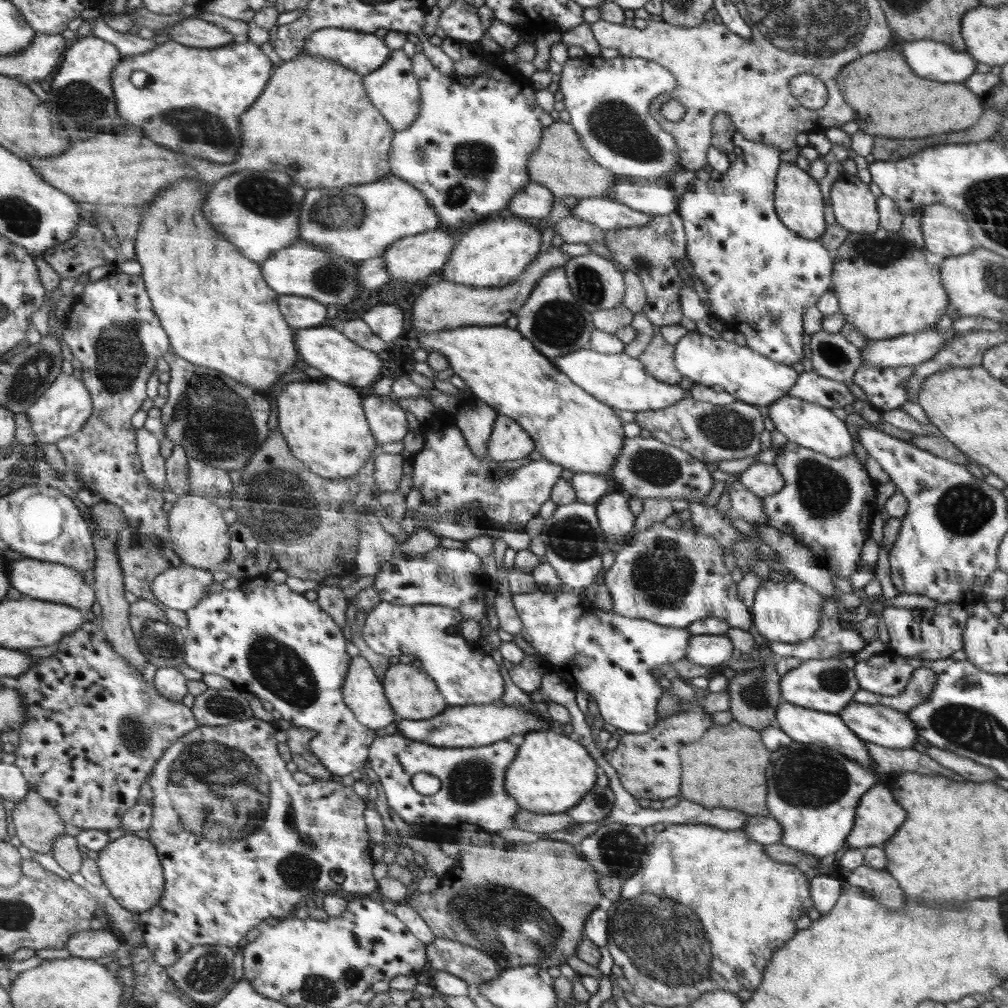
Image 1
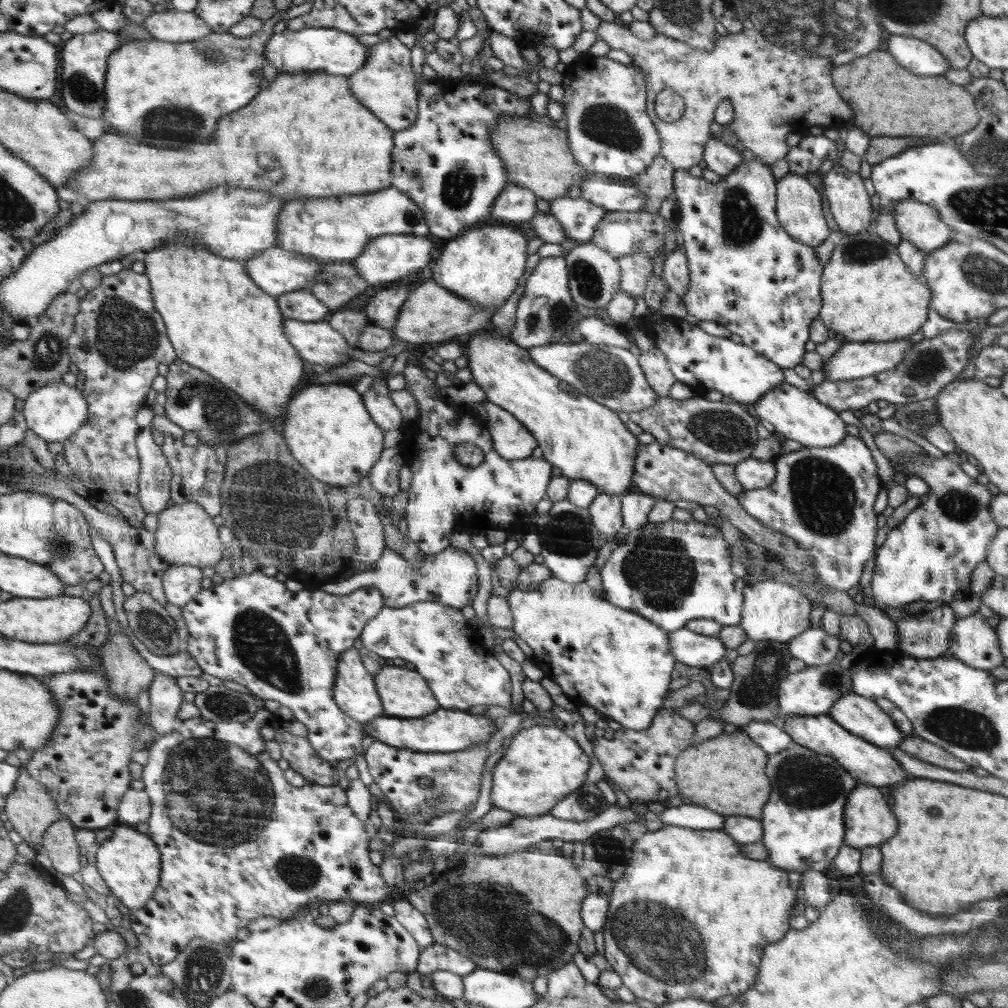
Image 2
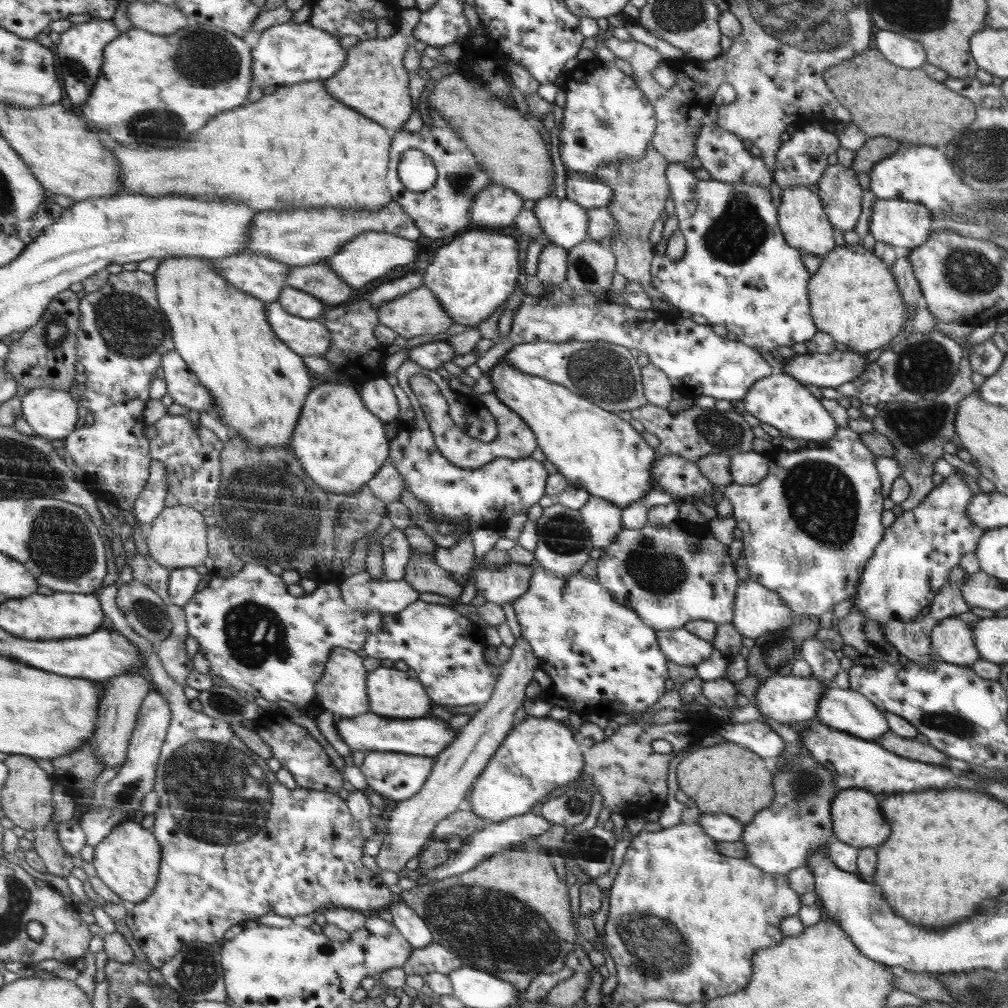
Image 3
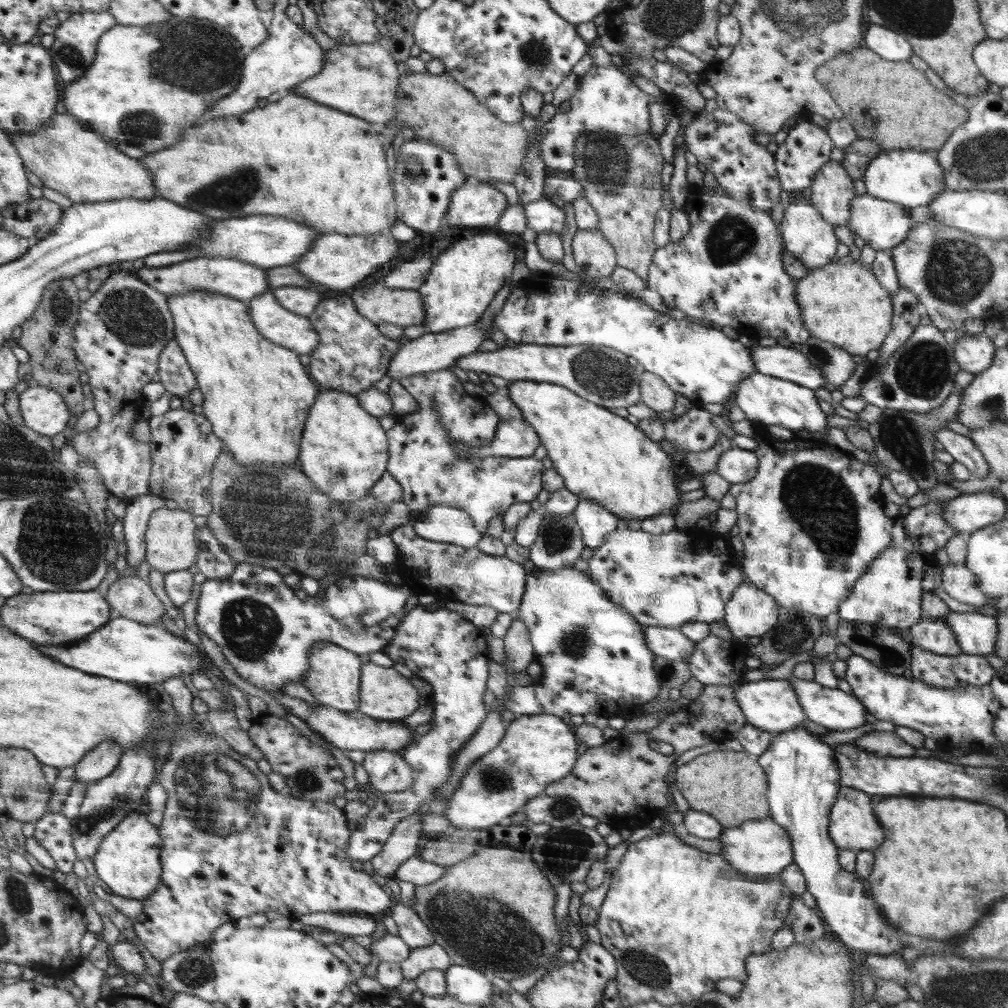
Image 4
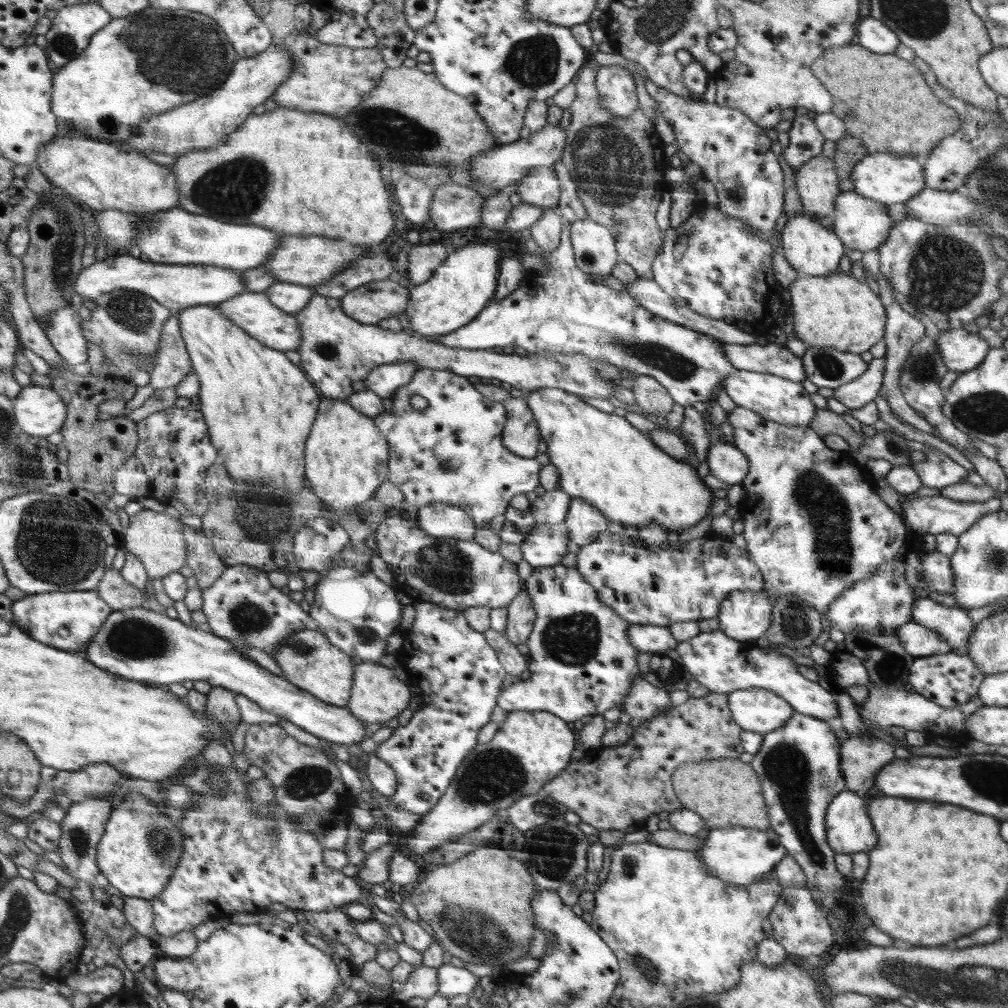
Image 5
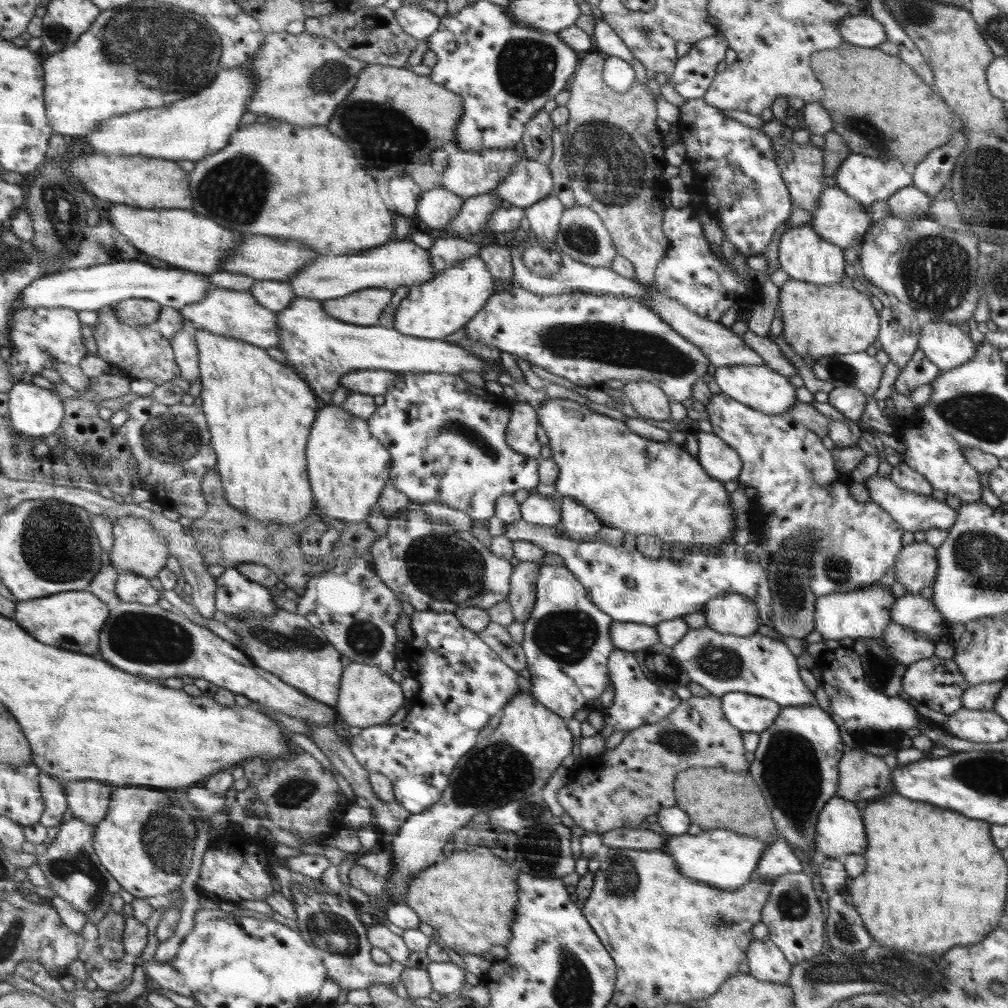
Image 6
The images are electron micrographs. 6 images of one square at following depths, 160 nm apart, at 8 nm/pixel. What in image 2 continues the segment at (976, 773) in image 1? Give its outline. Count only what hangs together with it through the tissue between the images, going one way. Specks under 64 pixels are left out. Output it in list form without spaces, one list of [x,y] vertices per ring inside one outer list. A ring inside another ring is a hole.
[[[911,734],[904,738],[904,741],[898,747],[900,750],[908,752],[920,760],[932,762],[932,764],[942,766],[942,768],[952,768],[952,770],[968,770],[970,768],[968,763],[964,764],[962,760],[958,760],[952,754],[948,754],[946,750],[942,750],[941,746],[926,742],[916,734]]]

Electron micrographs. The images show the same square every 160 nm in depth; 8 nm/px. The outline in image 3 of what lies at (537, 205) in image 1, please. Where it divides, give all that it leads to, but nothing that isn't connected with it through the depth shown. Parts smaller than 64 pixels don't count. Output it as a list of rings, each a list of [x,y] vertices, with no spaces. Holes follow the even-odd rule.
[[[492,183],[474,198],[472,224],[506,227],[514,222],[523,209],[523,201],[524,198],[517,192]]]

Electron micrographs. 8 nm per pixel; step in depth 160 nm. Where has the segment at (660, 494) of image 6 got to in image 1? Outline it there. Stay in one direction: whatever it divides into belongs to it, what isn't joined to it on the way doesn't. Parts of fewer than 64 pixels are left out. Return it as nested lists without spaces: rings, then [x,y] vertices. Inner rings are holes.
[[[506,324],[502,325],[484,325],[484,326],[460,326],[456,328],[447,328],[446,330],[439,330],[438,332],[431,332],[430,334],[418,334],[417,341],[422,344],[422,348],[426,348],[427,352],[440,351],[442,355],[446,356],[449,360],[449,366],[453,368],[455,374],[458,374],[466,386],[470,387],[473,396],[482,399],[487,402],[492,408],[495,408],[499,414],[508,415],[510,418],[515,419],[520,426],[523,426],[523,430],[534,440],[536,444],[536,452],[539,452],[544,459],[549,462],[559,463],[564,469],[571,471],[572,473],[591,473],[601,475],[612,483],[612,466],[615,465],[616,459],[619,458],[620,451],[623,450],[623,441],[625,430],[622,430],[622,436],[620,436],[620,420],[618,416],[612,412],[612,407],[600,402],[595,395],[588,394],[588,391],[584,390],[579,384],[572,382],[571,378],[568,378],[567,374],[564,374],[559,367],[544,355],[534,343],[528,339],[521,331],[517,329],[511,329]]]

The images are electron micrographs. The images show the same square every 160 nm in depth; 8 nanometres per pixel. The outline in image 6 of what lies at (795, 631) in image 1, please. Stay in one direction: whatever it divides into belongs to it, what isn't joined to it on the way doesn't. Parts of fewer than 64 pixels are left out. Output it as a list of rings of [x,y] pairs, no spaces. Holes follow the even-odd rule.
[[[740,593],[716,597],[708,603],[704,613],[706,627],[739,637],[750,637],[762,622],[758,605]]]

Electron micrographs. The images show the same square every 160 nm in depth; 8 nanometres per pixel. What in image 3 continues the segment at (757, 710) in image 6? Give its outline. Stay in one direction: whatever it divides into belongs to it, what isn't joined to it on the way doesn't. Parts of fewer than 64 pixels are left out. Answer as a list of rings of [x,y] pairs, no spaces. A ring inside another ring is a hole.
[[[775,675],[767,678],[754,694],[754,702],[757,702],[757,708],[760,714],[766,719],[774,719],[782,724],[792,724],[803,720],[814,720],[818,714],[818,704],[826,693],[828,684],[822,679],[814,676],[802,678],[800,676]]]

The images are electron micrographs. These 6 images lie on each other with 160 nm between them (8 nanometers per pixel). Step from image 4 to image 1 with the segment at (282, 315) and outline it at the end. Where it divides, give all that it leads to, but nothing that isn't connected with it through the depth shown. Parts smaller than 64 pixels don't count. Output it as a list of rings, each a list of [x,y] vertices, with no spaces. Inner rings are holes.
[[[320,324],[316,328],[300,328],[296,331],[295,338],[300,356],[306,360],[306,364],[318,368],[338,382],[364,387],[372,386],[381,378],[382,359],[378,353],[352,342],[352,339],[349,339],[343,331],[336,330],[334,326]]]

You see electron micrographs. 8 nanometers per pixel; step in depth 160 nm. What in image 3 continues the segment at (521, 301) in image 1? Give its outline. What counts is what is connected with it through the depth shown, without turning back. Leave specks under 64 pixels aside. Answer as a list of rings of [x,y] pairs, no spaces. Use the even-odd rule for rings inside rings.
[[[424,285],[419,286],[412,293],[405,294],[402,297],[393,298],[387,304],[378,305],[375,308],[379,317],[379,324],[383,324],[388,328],[397,332],[398,335],[406,339],[418,336],[419,334],[438,334],[445,332],[454,324],[454,319],[450,317],[450,313],[446,311],[446,307],[438,299],[438,295]]]

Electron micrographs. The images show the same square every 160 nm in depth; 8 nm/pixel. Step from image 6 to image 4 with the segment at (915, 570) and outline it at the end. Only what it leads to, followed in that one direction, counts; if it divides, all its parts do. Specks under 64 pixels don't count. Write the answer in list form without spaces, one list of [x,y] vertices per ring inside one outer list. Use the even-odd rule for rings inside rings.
[[[950,563],[949,566],[941,569],[941,586],[948,596],[976,607],[984,606],[994,598],[979,589],[980,580],[976,579],[976,575],[972,574],[964,564]]]

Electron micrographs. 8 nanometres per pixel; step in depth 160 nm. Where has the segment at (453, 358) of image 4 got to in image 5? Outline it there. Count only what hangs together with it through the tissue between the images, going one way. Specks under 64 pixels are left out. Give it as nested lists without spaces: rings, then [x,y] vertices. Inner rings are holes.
[[[563,223],[560,244],[550,252],[550,286],[520,298],[518,290],[506,298],[492,298],[483,312],[462,329],[443,335],[440,344],[455,349],[486,350],[495,346],[520,346],[528,353],[560,352],[591,355],[629,372],[658,379],[676,404],[692,407],[694,402],[712,401],[712,392],[722,380],[737,371],[726,357],[723,341],[680,323],[670,322],[644,307],[630,294],[603,284],[594,286],[575,262],[570,225]],[[395,362],[379,366],[368,377],[364,377],[363,382],[368,390],[382,398],[392,397],[397,389],[411,381],[418,370],[420,366],[415,362]]]

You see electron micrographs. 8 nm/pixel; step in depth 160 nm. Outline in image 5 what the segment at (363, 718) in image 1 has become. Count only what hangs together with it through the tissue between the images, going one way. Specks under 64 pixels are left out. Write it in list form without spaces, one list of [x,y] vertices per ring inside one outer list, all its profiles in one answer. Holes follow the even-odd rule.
[[[304,628],[271,657],[280,666],[288,682],[295,683],[324,702],[334,706],[348,706],[354,686],[354,664],[348,654],[332,643],[327,635]]]

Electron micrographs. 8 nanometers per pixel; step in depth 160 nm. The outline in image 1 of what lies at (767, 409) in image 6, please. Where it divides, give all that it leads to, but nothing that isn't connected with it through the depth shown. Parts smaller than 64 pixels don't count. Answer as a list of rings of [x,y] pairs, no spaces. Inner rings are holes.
[[[788,394],[769,405],[768,418],[773,420],[776,430],[786,436],[788,441],[807,447],[808,450],[826,454],[828,458],[844,458],[852,454],[854,440],[846,424],[838,420],[828,407],[794,398]]]

